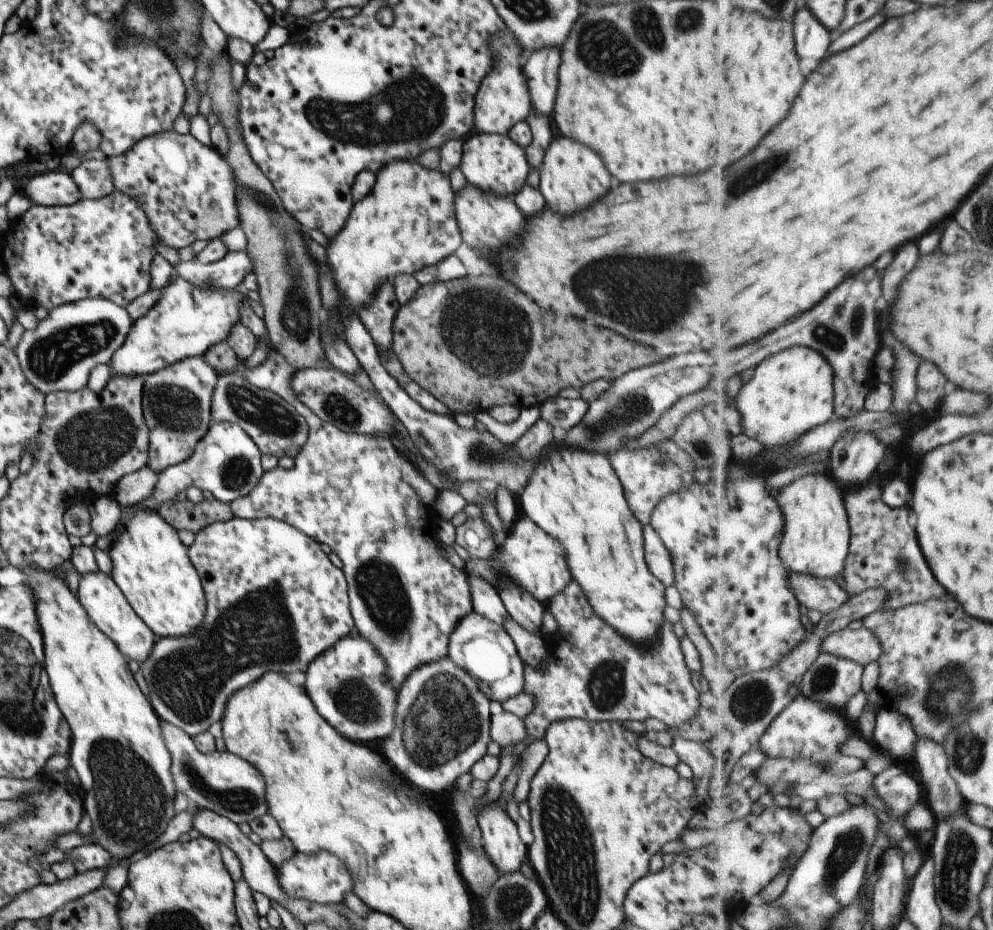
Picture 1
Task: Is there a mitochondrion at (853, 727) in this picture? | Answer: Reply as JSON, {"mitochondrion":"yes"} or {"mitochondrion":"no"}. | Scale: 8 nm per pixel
{"mitochondrion":"no"}

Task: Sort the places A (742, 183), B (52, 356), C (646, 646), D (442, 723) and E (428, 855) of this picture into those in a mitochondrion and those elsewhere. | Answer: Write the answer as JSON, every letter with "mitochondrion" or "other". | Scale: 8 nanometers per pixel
{"A":"mitochondrion","B":"mitochondrion","C":"other","D":"mitochondrion","E":"other"}

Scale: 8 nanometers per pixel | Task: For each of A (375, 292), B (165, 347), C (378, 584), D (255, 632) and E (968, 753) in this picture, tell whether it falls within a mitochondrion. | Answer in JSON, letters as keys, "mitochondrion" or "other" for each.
{"A":"other","B":"other","C":"mitochondrion","D":"mitochondrion","E":"mitochondrion"}

